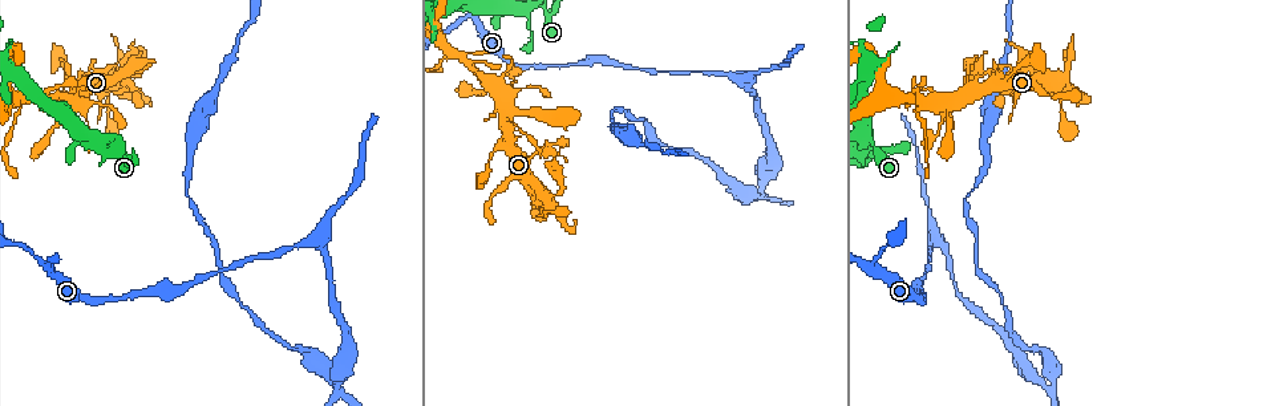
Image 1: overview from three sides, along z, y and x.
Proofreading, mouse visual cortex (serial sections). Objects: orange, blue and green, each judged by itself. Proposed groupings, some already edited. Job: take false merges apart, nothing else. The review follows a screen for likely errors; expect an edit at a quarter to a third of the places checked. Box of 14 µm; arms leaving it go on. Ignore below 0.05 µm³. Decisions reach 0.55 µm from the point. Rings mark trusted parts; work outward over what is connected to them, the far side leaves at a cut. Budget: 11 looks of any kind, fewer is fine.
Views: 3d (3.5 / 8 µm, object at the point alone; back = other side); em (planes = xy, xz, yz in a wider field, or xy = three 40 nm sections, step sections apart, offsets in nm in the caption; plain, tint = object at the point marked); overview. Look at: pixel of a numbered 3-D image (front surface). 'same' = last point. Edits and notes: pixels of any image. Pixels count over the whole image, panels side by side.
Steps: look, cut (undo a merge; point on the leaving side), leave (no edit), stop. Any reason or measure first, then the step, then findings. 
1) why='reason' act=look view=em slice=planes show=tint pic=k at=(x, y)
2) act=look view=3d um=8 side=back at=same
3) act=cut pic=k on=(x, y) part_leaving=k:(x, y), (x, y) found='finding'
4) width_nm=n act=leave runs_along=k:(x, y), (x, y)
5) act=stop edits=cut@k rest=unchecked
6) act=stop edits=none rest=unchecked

why='abrupt turn' act=look view=3d um=3.5 pic=1 at=(548, 142)

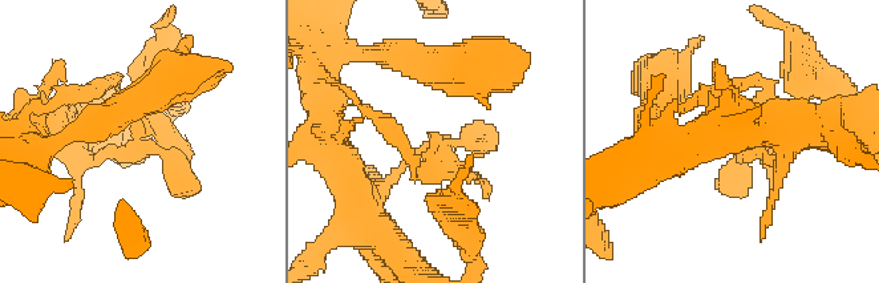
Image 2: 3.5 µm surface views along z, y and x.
act=look view=em slice=xy step=2 show=tint pic=2 at=(741, 154)

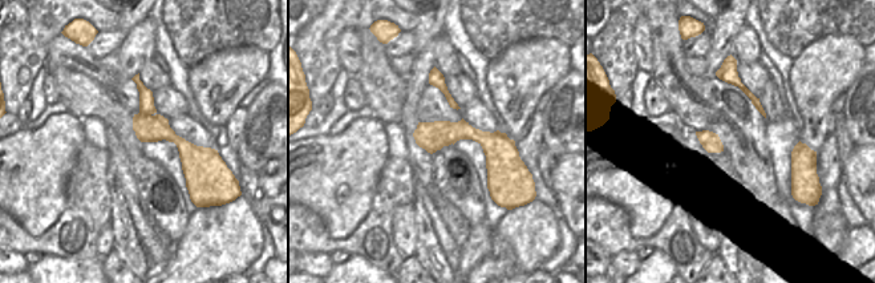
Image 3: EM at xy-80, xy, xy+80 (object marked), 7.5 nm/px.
act=leave runs_along=2:(57, 126), (142, 102) found='one cell here'

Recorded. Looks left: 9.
why='calibre changes' act=look view=3d um=3.5 pic=1 at=(963, 100)

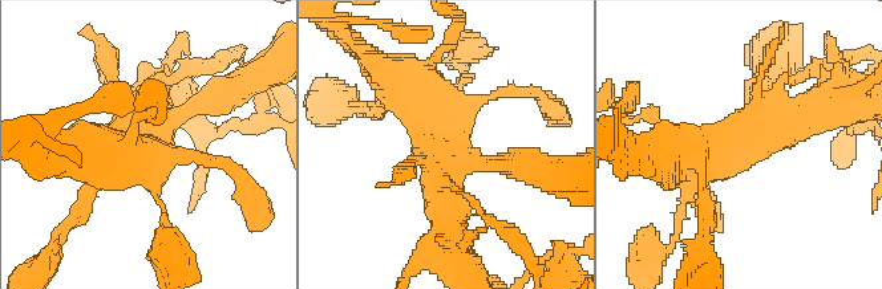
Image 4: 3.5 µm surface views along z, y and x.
act=leave runs_along=4:(841, 102), (688, 151) found='one cell here'

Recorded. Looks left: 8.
why='a fork' act=look view=3d um=3.5 side=back pic=1 at=(909, 97)

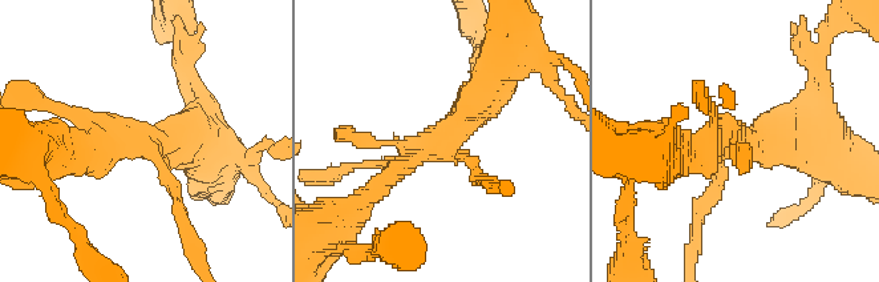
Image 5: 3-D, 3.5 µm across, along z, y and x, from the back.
act=look view=em slice=xy step=3 show=tint pic=5 at=(144, 141)

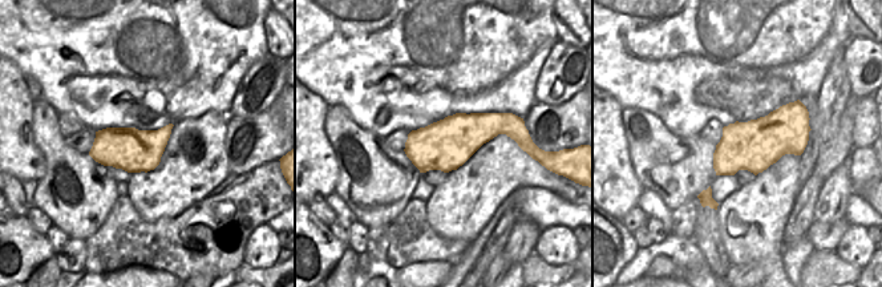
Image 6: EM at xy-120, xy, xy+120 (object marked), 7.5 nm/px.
act=leave runs_along=5:(375, 192), (449, 137), (494, 76) found='continuous, no second cell'

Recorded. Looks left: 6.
why='calibre changes' act=look view=3d um=3.5 pic=1 at=(529, 23)

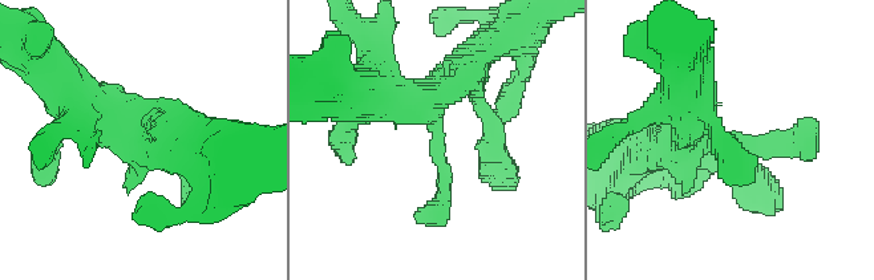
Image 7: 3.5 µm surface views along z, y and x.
why='need the tissue' act=look view=em slice=xy step=3 show=tint pic=7 at=(435, 135)

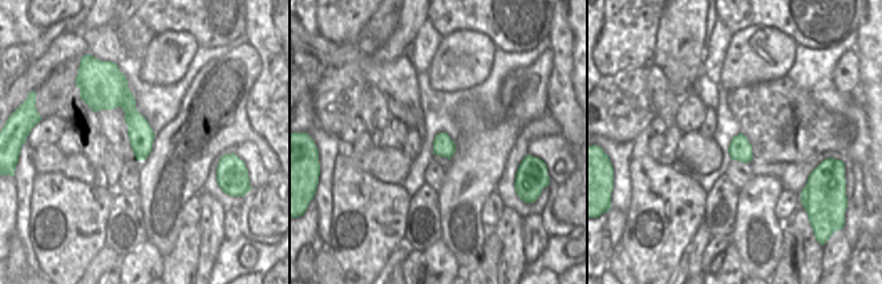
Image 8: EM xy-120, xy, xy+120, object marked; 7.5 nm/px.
act=leave runs_along=7:(672, 149), (692, 132), (808, 140) found='all the same cell'

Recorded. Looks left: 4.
act=stop edits=none rest=unchecked

